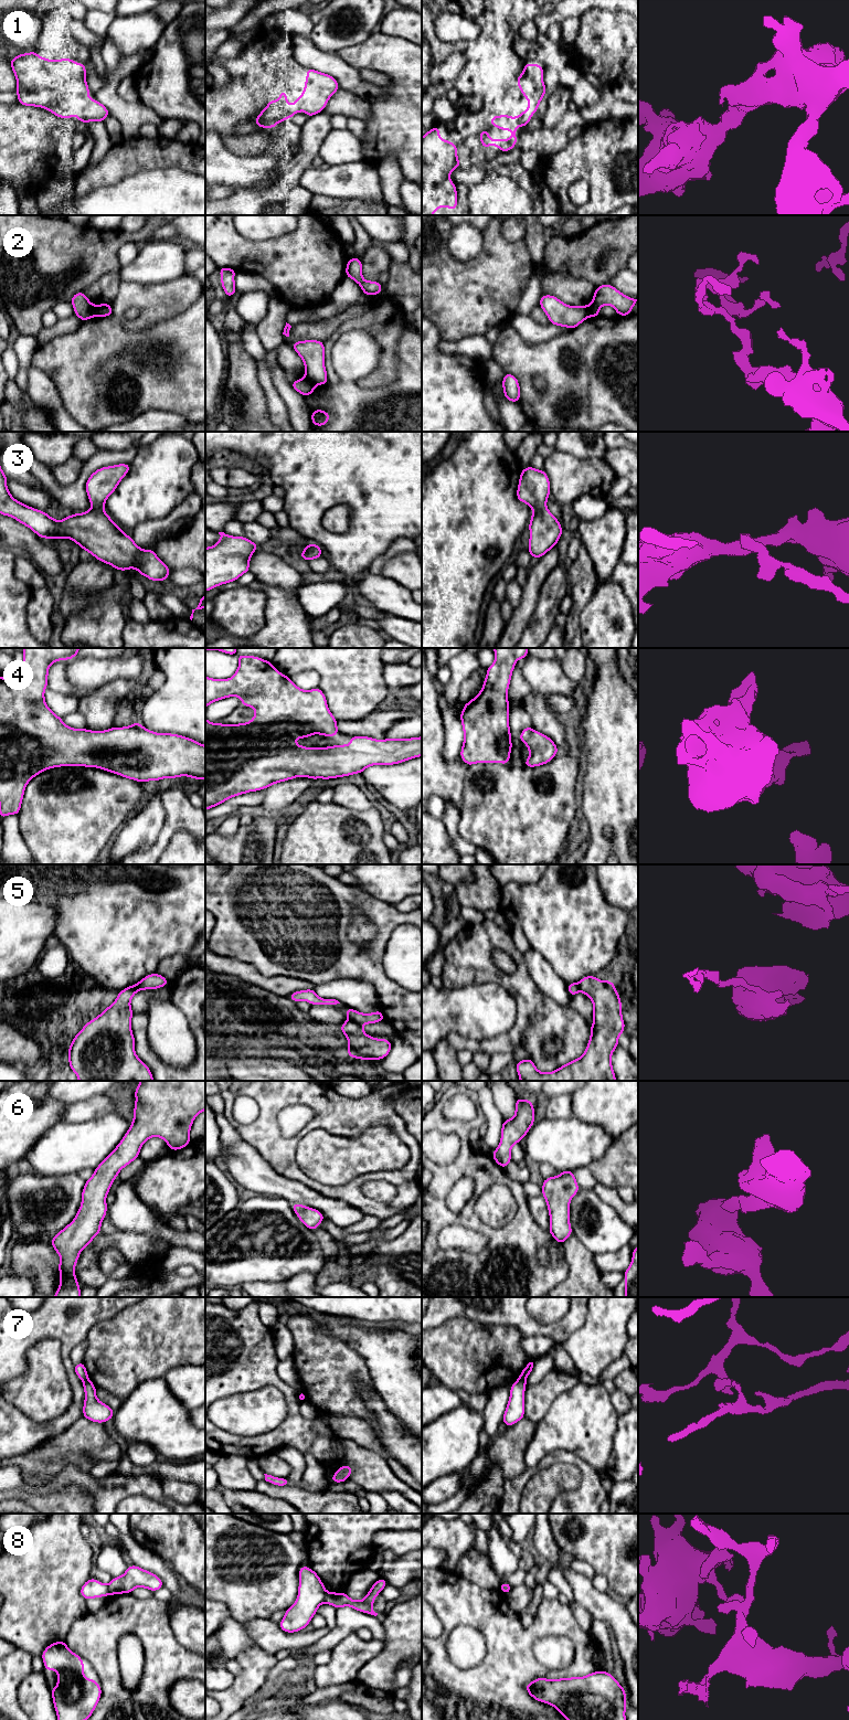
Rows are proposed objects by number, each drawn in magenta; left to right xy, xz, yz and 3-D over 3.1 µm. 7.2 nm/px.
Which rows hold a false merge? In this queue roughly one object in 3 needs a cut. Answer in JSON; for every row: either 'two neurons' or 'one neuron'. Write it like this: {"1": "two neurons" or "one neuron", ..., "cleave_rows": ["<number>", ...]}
{"1": "one neuron", "2": "two neurons", "3": "one neuron", "4": "one neuron", "5": "two neurons", "6": "one neuron", "7": "two neurons", "8": "two neurons", "cleave_rows": ["2", "5", "7", "8"]}

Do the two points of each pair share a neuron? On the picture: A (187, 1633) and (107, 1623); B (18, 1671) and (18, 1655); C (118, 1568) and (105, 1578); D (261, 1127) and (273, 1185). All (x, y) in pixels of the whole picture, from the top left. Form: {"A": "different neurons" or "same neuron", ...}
{"A": "different neurons", "B": "same neuron", "C": "different neurons", "D": "different neurons"}

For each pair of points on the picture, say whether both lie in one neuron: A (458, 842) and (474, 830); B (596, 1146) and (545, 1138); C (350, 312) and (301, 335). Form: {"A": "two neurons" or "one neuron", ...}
{"A": "two neurons", "B": "one neuron", "C": "one neuron"}

